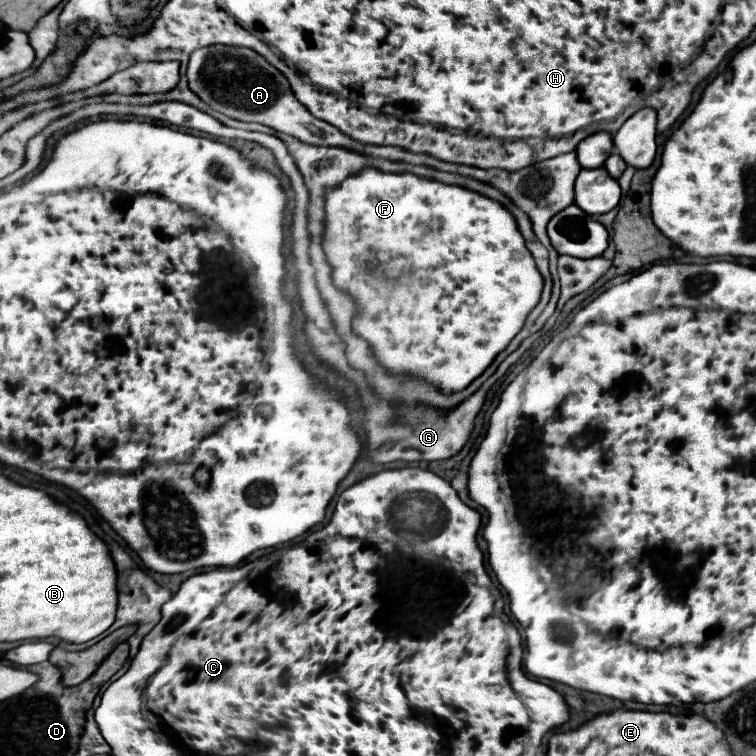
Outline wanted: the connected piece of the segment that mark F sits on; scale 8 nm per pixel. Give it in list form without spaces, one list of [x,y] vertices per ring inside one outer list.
[[[363,168],[359,174],[347,176],[339,186],[327,188],[327,192],[323,192],[323,198],[325,198],[323,252],[327,256],[327,262],[333,268],[333,274],[331,274],[333,284],[353,296],[353,300],[359,308],[359,314],[351,322],[353,332],[357,336],[363,336],[365,342],[369,342],[371,352],[375,352],[373,356],[385,368],[385,372],[389,376],[419,378],[419,380],[429,382],[443,394],[455,394],[455,392],[465,390],[477,376],[481,376],[489,368],[489,364],[495,360],[495,356],[499,352],[503,352],[509,346],[509,342],[519,334],[529,312],[537,306],[537,302],[541,298],[543,276],[537,270],[535,260],[525,246],[525,240],[519,232],[515,216],[511,216],[511,212],[507,208],[503,208],[499,202],[495,202],[475,190],[467,190],[467,188],[461,188],[455,184],[441,184],[437,180],[421,178],[421,176],[415,176],[409,172],[393,174],[393,172],[377,170],[377,168]]]

